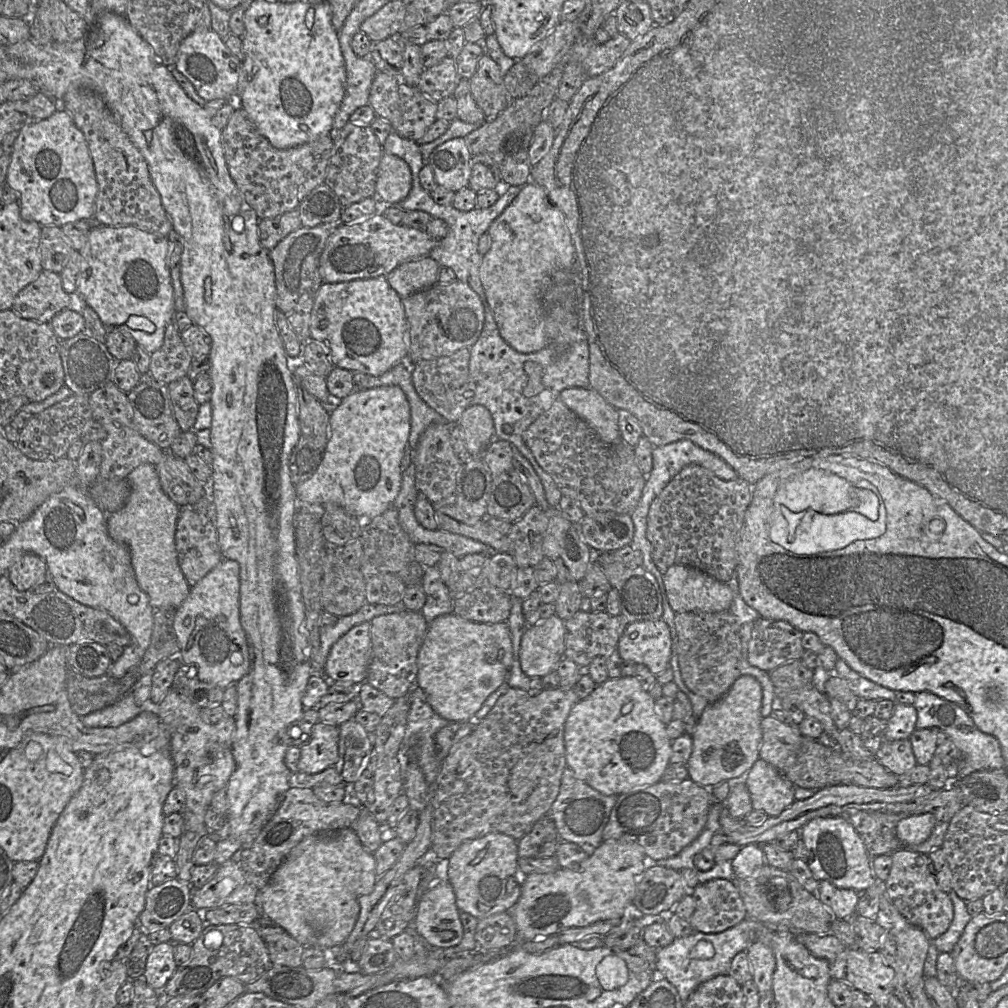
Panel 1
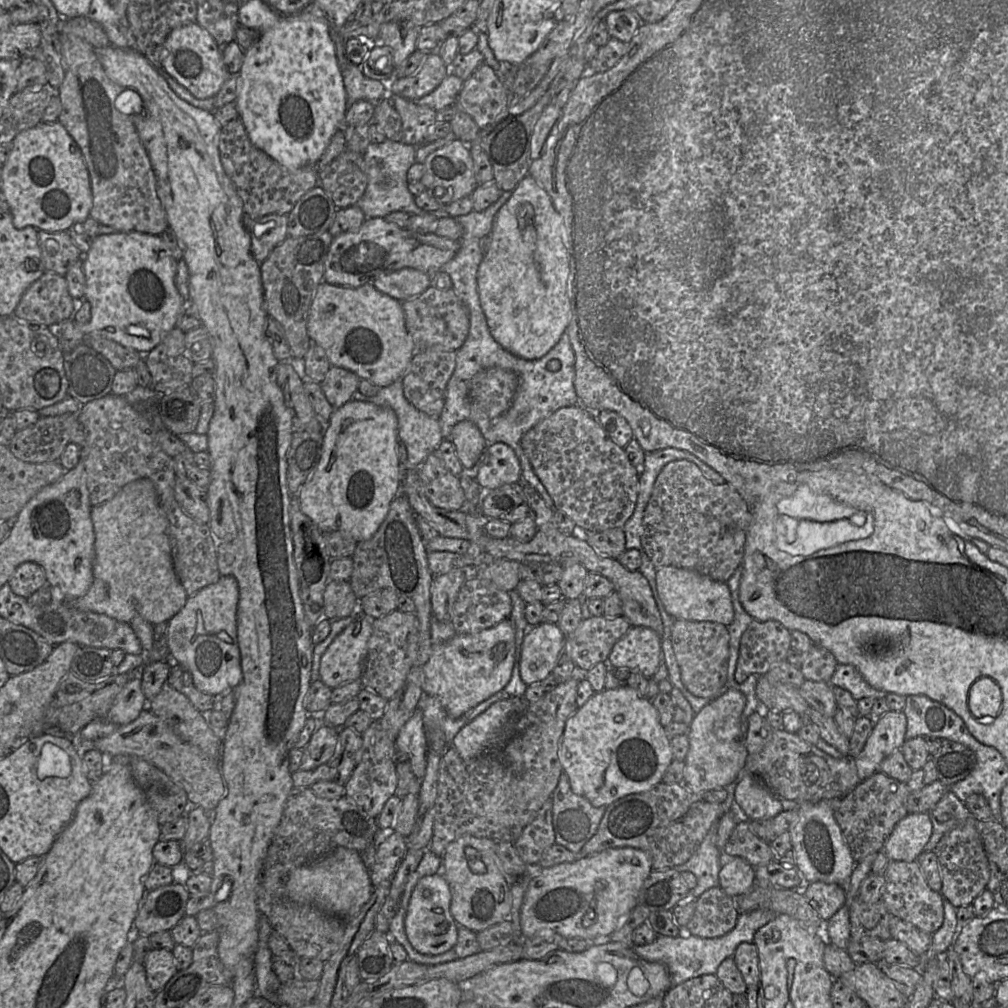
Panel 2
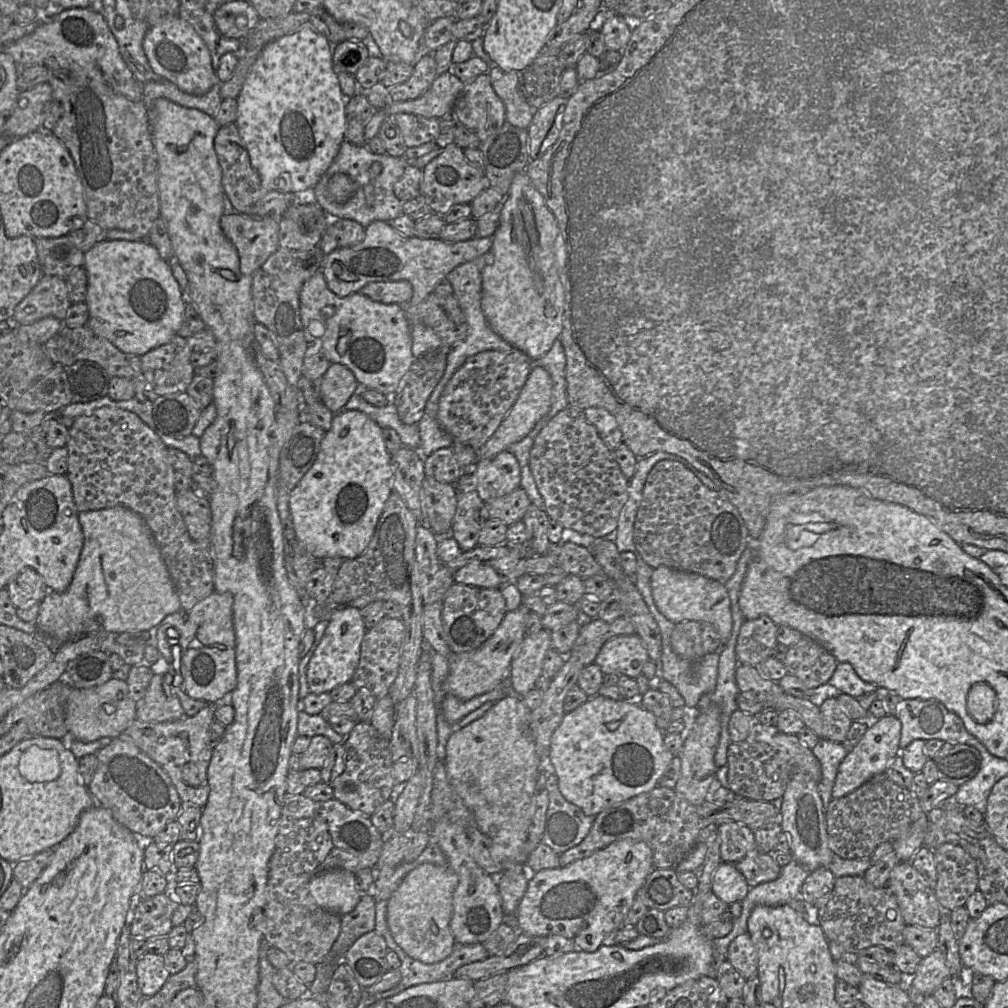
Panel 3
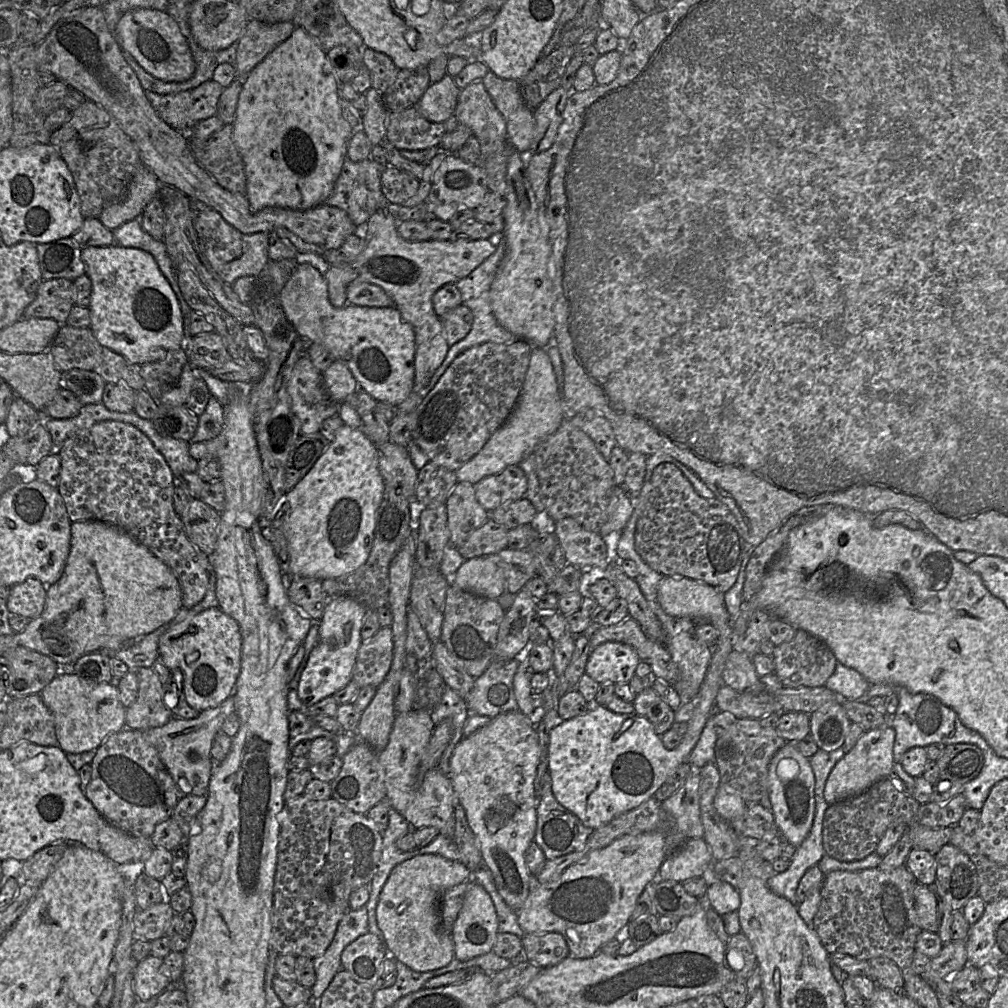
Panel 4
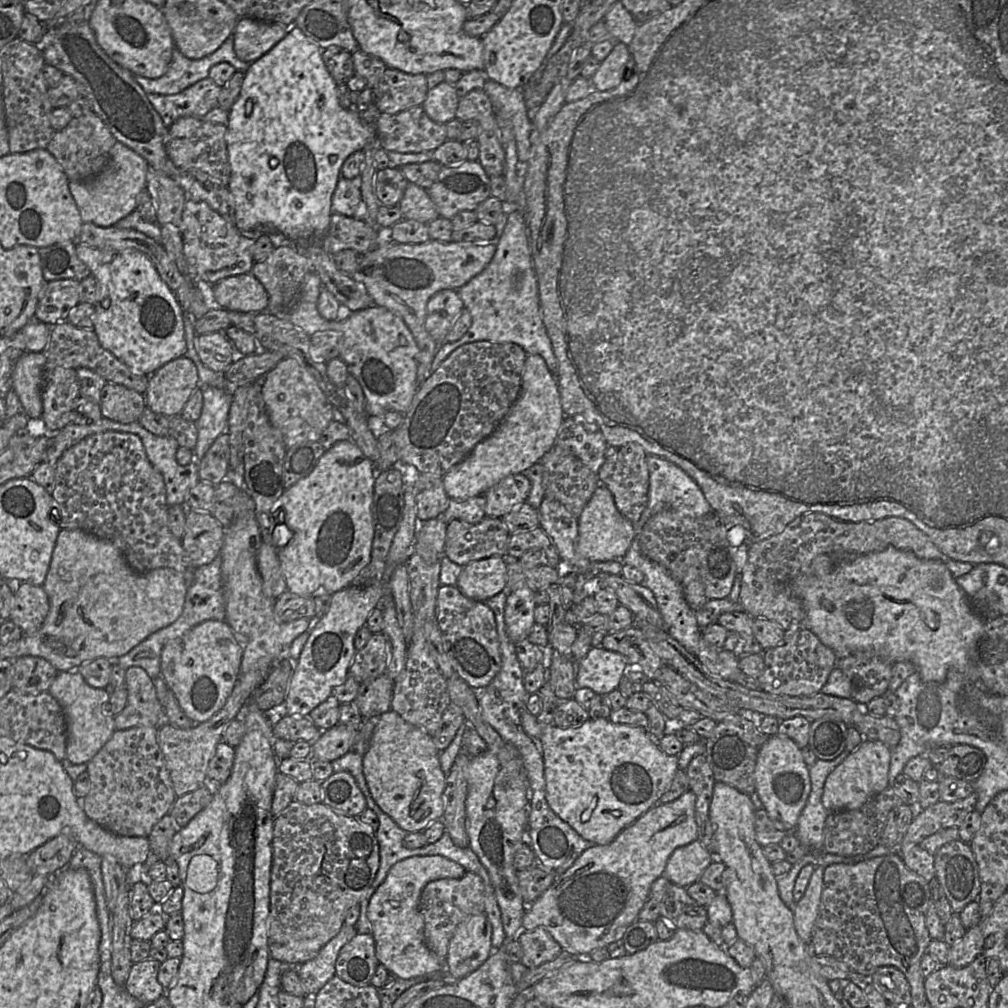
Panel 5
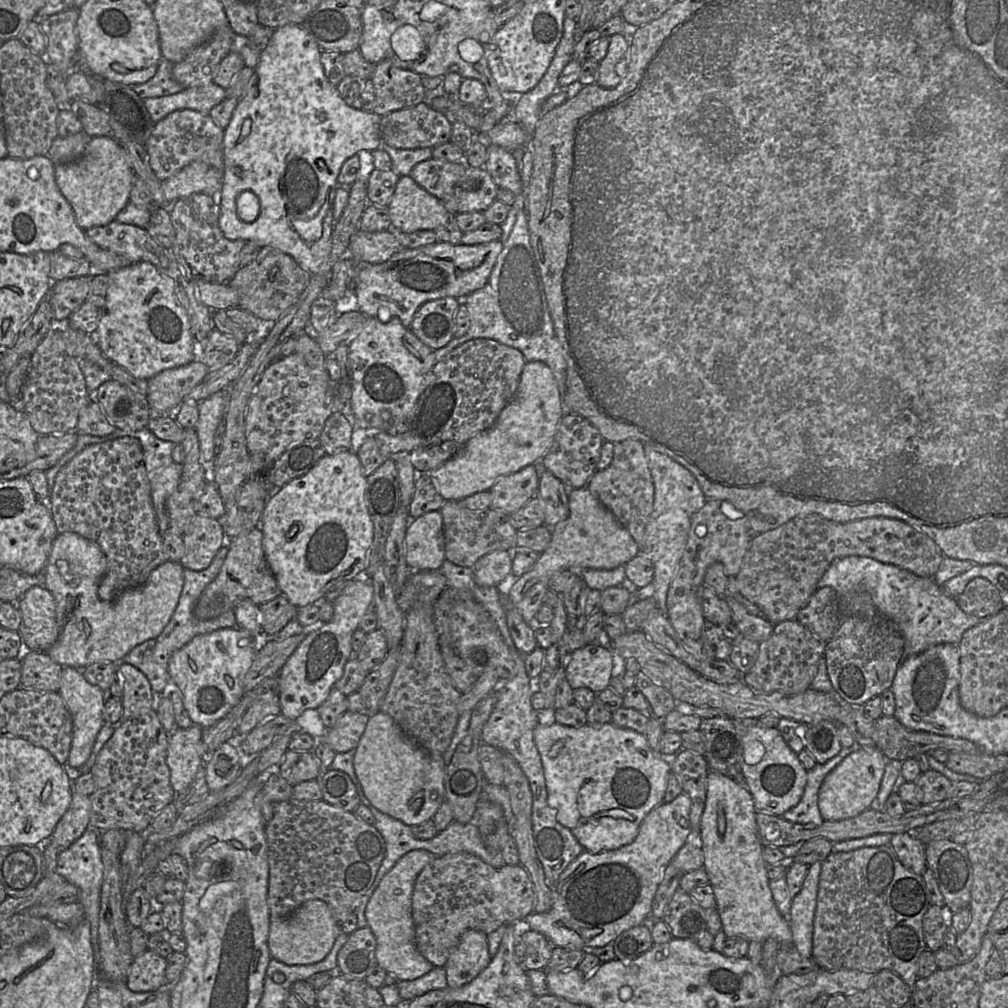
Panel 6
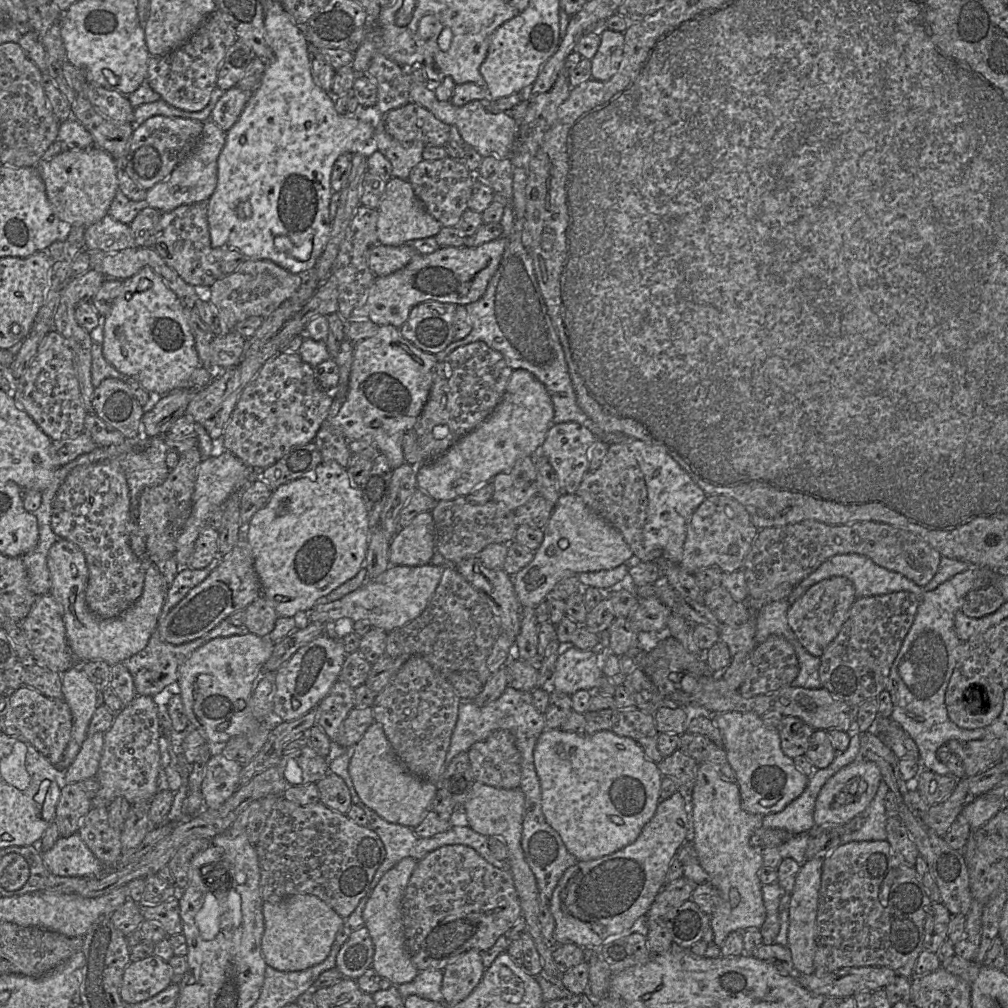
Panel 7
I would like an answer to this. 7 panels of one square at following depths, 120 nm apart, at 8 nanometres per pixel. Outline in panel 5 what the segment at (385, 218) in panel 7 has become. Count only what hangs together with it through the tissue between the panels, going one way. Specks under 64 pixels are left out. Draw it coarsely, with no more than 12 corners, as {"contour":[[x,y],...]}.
{"contour":[[410,182],[398,207],[403,219],[439,217],[427,190]]}

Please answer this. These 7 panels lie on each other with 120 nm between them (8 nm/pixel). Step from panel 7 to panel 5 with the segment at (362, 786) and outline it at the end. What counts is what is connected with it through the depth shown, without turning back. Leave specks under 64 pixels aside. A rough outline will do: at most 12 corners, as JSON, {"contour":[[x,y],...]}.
{"contour":[[379,716],[363,774],[402,829],[444,813],[446,774],[423,728]]}

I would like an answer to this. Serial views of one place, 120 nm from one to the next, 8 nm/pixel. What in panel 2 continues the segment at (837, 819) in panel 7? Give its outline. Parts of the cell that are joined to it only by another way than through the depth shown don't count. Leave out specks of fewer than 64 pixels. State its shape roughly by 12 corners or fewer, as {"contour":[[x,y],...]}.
{"contour":[[889,710],[855,758],[861,781],[905,741],[906,716]]}

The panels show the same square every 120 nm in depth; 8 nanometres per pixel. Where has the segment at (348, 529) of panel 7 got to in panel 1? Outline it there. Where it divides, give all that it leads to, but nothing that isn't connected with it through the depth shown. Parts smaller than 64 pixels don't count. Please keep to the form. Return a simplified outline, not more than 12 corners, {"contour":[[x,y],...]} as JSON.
{"contour":[[356,387],[330,412],[300,505],[336,503],[361,528],[402,482],[410,406]]}

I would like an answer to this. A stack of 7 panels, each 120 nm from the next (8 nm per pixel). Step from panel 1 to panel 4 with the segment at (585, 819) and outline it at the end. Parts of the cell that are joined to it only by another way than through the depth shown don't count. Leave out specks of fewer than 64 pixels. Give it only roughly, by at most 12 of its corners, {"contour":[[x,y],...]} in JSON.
{"contour":[[545,774],[533,842],[546,859],[580,851],[593,831],[556,800]]}

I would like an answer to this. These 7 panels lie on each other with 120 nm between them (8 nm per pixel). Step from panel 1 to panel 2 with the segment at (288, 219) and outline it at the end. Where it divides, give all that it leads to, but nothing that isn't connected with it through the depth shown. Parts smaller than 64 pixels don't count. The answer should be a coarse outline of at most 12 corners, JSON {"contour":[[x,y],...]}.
{"contour":[[268,214],[243,224],[258,263],[288,237],[288,215]]}

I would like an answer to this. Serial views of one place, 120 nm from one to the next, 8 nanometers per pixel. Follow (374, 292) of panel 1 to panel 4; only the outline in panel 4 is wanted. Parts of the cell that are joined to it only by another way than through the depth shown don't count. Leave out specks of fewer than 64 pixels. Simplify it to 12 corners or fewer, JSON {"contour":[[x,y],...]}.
{"contour":[[297,265],[279,299],[308,343],[359,389],[398,406],[414,385],[415,334],[396,307],[329,300]]}

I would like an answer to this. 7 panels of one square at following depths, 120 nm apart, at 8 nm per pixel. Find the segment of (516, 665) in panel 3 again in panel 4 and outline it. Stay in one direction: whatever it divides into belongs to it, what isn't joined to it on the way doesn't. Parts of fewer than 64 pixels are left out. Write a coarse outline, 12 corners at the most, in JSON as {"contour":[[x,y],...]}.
{"contour":[[529,642],[516,656],[519,666],[513,681],[518,710],[534,713],[531,678],[527,660]]}

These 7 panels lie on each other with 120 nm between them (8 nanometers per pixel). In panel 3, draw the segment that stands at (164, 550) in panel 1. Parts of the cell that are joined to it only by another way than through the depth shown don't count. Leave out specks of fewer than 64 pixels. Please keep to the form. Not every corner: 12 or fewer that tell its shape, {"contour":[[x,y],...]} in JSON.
{"contour":[[124,506],[80,512],[71,584],[35,620],[55,653],[149,631],[181,609],[150,529]]}

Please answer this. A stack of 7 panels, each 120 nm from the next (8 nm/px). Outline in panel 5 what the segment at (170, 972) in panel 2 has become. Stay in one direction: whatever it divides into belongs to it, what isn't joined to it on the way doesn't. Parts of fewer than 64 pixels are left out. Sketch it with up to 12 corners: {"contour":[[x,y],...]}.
{"contour":[[148,957],[131,966],[124,987],[143,1005],[166,993],[160,964]]}

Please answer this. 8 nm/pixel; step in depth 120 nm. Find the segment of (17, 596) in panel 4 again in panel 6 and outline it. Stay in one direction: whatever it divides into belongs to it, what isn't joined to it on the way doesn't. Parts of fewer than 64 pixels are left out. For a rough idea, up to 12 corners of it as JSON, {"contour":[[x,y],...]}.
{"contour":[[43,586],[17,603],[27,651],[46,652],[59,635],[55,600]]}

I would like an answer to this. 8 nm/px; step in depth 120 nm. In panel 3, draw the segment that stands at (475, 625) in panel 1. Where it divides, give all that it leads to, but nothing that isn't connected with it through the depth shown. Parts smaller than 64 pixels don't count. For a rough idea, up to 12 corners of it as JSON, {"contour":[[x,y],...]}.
{"contour":[[522,604],[479,648],[452,654],[446,694],[493,690],[527,636]]}

